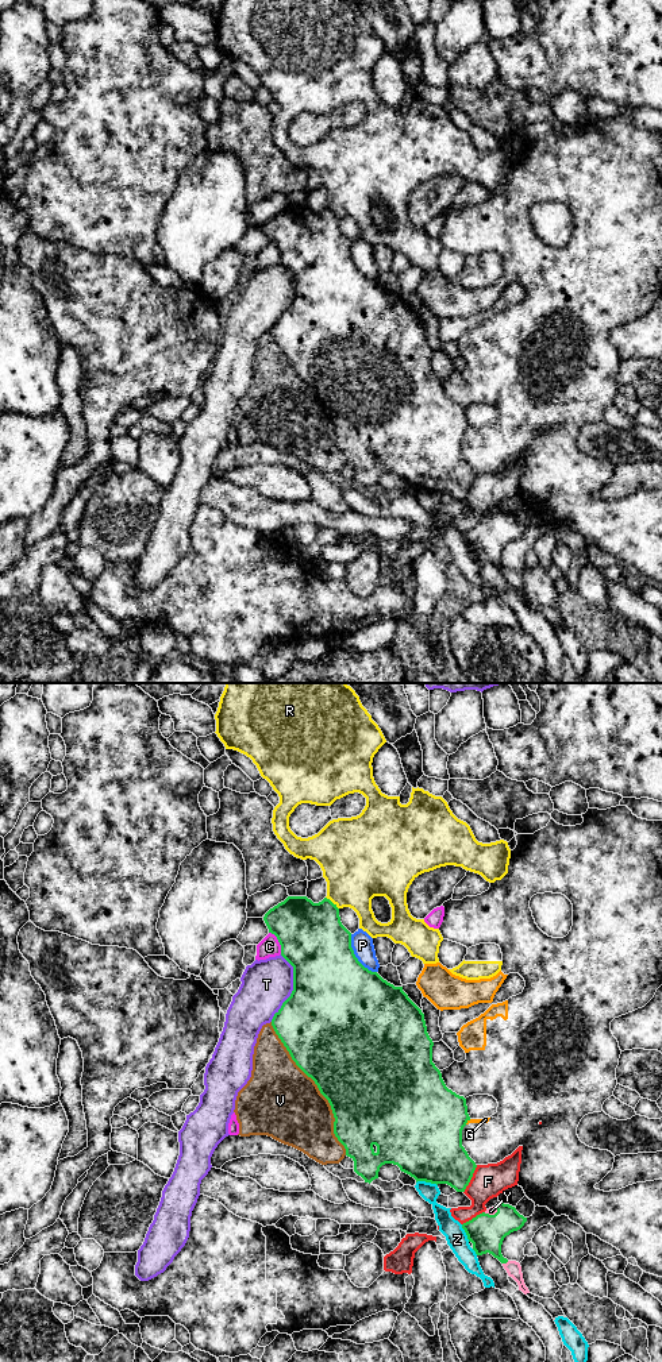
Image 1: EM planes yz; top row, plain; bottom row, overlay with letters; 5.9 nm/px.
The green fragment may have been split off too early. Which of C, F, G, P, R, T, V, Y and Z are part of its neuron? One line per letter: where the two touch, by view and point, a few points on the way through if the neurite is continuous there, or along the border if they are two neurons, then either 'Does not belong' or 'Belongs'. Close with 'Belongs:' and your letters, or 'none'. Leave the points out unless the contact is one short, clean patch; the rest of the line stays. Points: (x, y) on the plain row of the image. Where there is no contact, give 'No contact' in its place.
C: Touches green at yz (278, 250). Does not belong
F: Touches green at yz (470, 487). Does not belong
G: Touches green at yz (468, 428). Does not belong
P: Touches green at yz (354, 265). Does not belong
R: Touches green at yz (333, 212). Does not belong
T: Touches green at yz (293, 297). Does not belong
V: Touches green at yz (318, 396). Does not belong
Y: Touches green at yz (505, 571). Belongs
Z: Touches green at yz (427, 490). Does not belong
Belongs: Y

